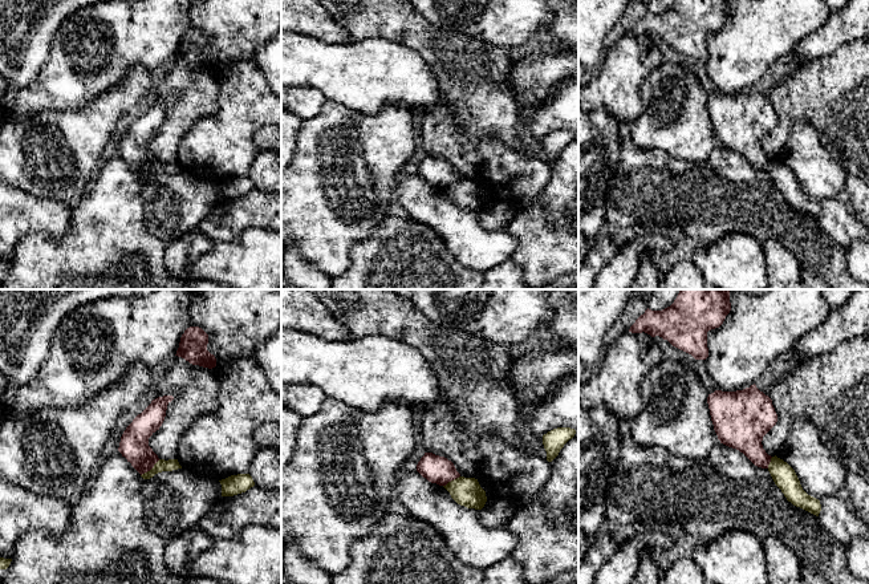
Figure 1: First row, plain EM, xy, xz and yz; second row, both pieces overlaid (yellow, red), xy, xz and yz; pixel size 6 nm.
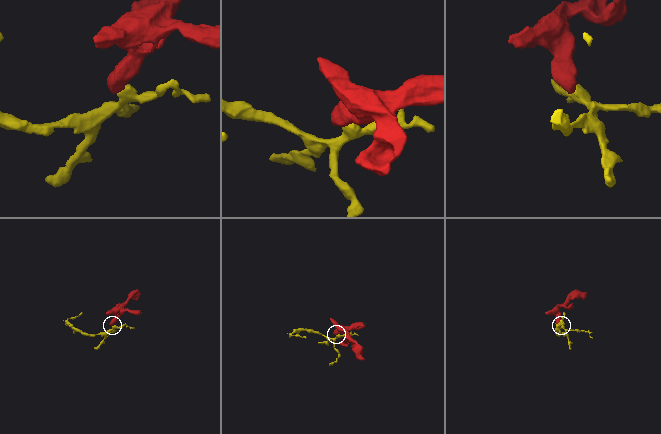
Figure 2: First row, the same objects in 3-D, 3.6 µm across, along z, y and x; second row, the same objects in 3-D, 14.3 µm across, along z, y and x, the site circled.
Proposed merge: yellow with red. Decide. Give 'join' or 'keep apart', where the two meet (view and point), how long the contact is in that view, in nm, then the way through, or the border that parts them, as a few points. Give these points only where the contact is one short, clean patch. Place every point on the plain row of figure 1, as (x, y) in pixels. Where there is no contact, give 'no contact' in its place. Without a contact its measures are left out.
keep apart | xy (151, 171) | 160 nm | along xy (159, 162), (141, 178)

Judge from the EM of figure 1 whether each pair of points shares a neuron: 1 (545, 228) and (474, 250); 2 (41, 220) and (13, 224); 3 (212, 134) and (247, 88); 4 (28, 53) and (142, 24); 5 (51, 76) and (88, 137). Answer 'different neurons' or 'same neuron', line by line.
1: different neurons
2: same neuron
3: same neuron
4: different neurons
5: different neurons

